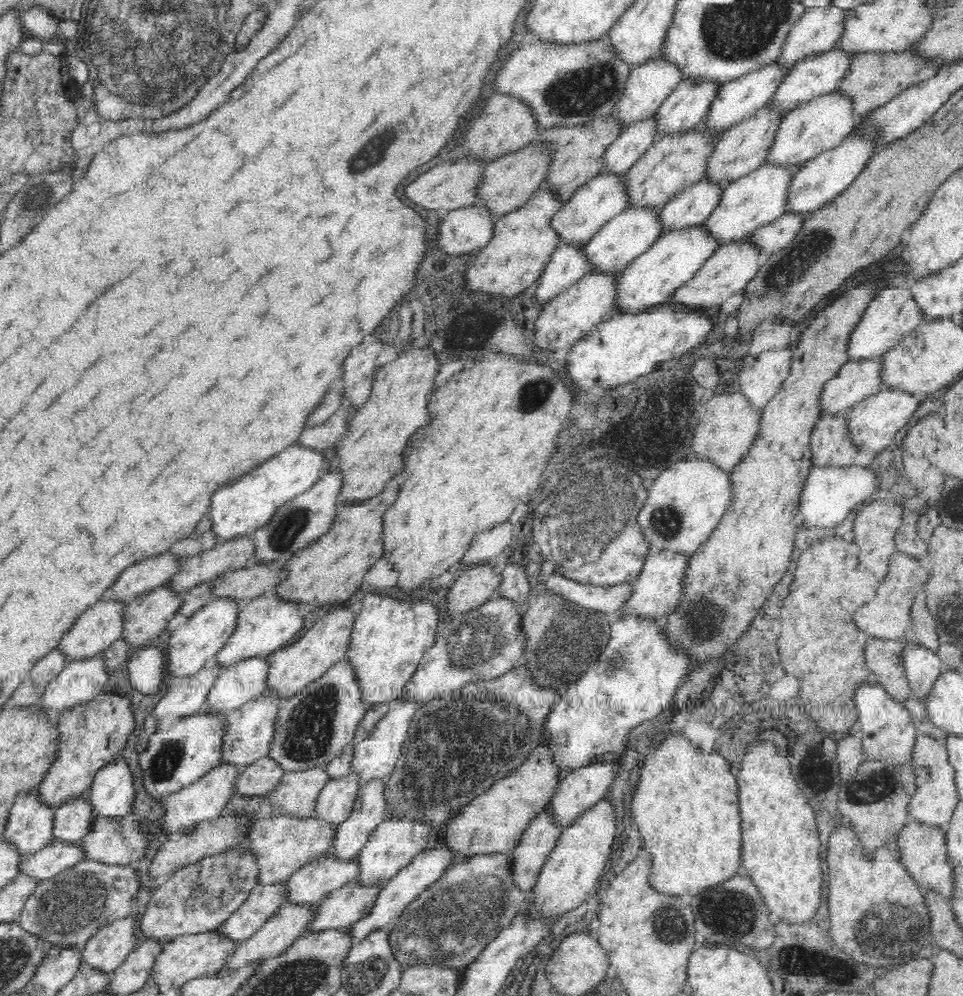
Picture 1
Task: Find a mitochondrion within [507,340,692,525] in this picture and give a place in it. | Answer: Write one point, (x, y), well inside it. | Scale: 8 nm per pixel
(536, 391)

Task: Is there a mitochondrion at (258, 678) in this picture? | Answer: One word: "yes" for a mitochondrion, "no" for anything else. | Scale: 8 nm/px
no

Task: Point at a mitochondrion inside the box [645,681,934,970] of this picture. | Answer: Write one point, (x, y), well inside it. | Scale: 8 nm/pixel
(893, 925)

